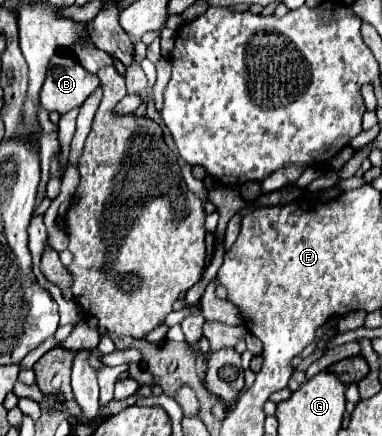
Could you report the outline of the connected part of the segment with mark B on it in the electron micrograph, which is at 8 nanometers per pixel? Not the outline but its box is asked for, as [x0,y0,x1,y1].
[40,55,98,115]

